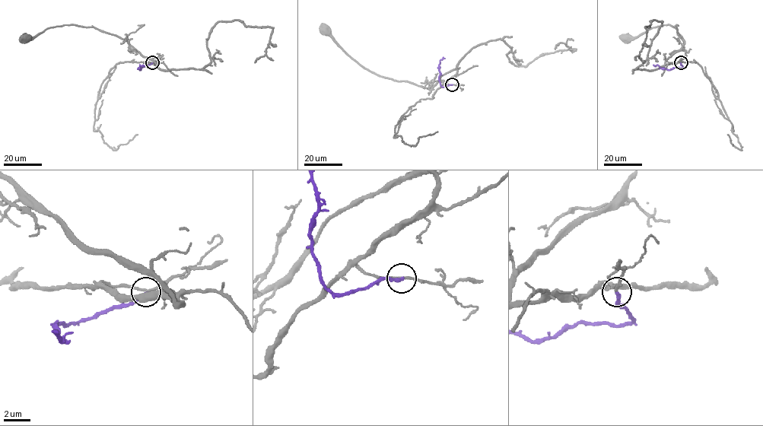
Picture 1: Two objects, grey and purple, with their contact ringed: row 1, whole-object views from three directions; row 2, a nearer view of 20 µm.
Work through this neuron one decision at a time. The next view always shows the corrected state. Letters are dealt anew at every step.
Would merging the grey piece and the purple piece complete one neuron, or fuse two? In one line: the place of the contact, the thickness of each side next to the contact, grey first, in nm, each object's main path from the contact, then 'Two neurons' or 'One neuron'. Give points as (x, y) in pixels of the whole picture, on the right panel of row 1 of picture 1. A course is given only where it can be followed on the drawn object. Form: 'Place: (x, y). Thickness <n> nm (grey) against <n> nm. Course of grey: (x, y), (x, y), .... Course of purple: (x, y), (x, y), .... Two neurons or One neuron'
Place: (681, 62). Thickness 180 nm (grey) against 280 nm. Course of grey: (681, 62), (665, 64), (665, 61), (684, 43), (675, 27), (656, 27), (635, 36), (626, 38). Course of purple: (681, 63), (682, 67), (667, 69), (656, 65), (654, 66). Two neurons

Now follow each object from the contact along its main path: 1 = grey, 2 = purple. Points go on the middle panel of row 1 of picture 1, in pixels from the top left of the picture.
1: (452, 84), (446, 82), (456, 72), (456, 69), (443, 74), (429, 88), (378, 76), (354, 60), (325, 30)
2: (452, 84), (442, 87), (439, 81), (440, 61), (445, 58)

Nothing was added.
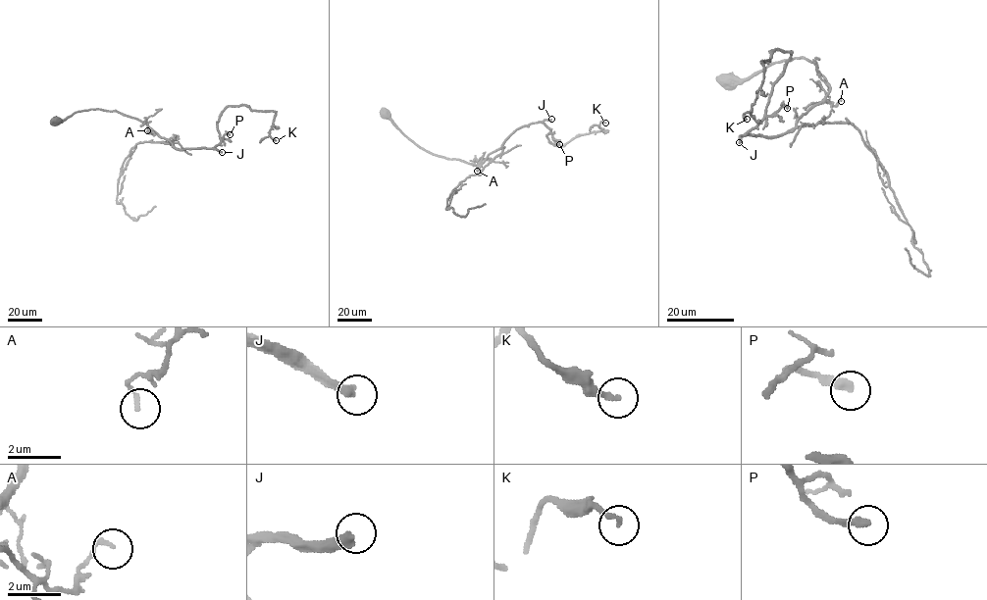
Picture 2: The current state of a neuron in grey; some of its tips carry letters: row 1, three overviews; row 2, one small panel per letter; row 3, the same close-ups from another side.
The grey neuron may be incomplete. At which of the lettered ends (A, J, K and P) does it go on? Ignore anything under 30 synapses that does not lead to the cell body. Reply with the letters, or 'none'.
J

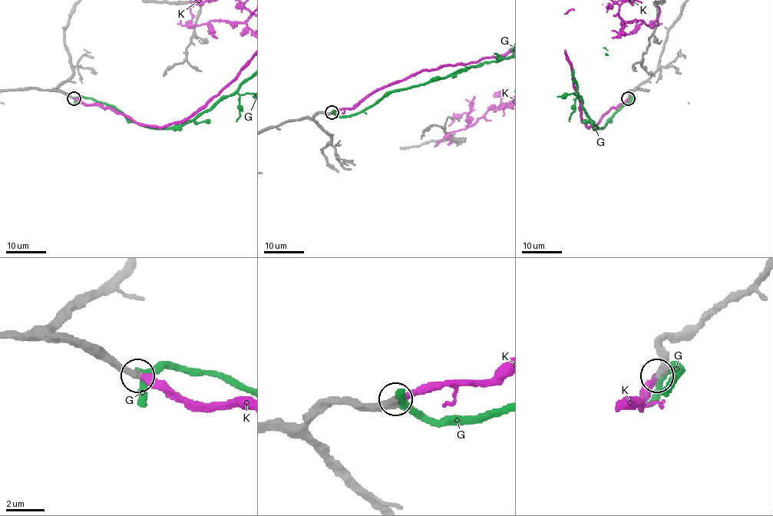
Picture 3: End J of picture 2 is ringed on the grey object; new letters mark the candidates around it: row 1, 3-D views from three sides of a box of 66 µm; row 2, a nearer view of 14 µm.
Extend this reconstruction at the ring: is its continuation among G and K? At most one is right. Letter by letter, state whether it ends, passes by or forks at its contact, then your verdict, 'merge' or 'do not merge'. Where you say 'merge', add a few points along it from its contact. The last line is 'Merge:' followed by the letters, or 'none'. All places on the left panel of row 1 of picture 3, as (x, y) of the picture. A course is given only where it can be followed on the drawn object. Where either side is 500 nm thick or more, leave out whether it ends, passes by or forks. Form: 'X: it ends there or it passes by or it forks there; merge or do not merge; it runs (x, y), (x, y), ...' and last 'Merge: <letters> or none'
G: it passes by; do not merge
K: it ends there; merge
Merge: K

